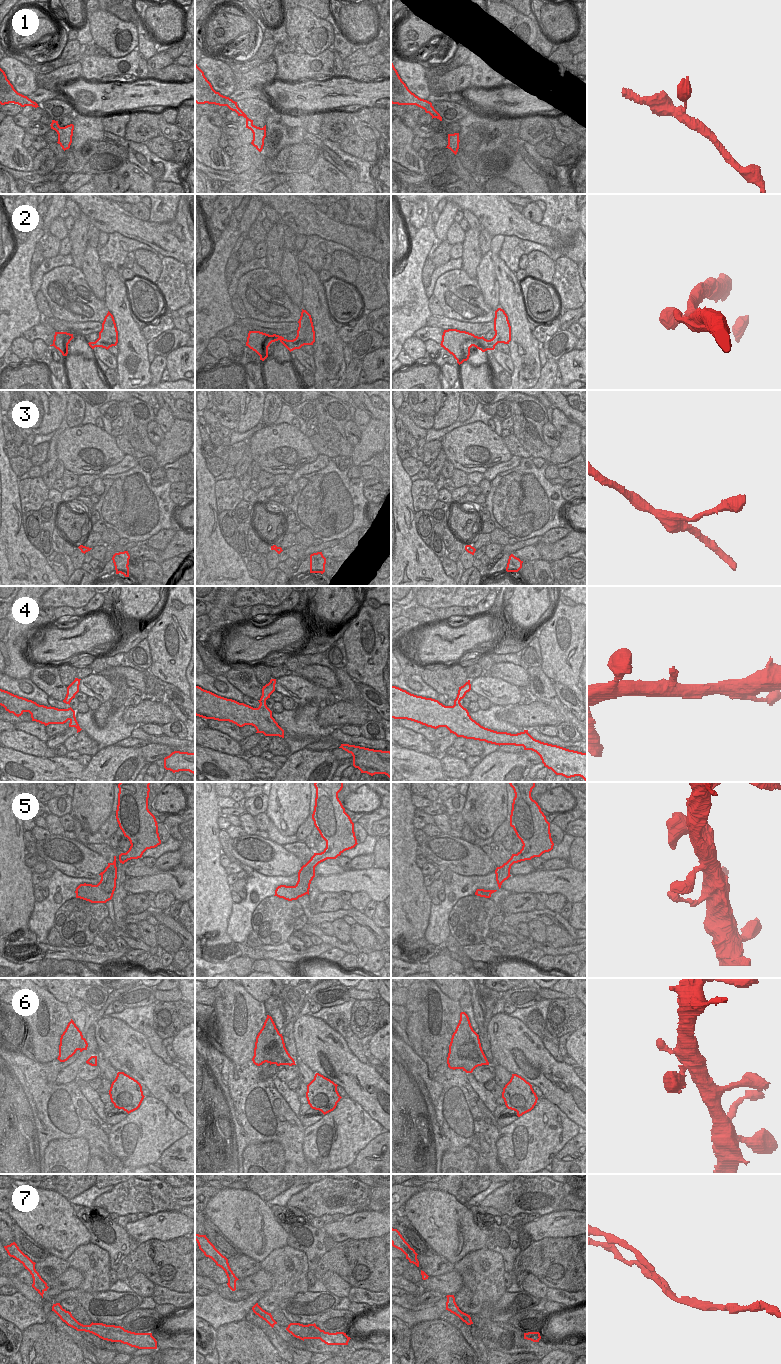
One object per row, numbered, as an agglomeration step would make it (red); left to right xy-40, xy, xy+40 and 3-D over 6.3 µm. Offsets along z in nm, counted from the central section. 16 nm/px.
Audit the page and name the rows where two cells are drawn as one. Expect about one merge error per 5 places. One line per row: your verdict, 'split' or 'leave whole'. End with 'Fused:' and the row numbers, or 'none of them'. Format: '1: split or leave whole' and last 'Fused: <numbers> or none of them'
1: leave whole
2: leave whole
3: leave whole
4: leave whole
5: leave whole
6: leave whole
7: split
Fused: 7

